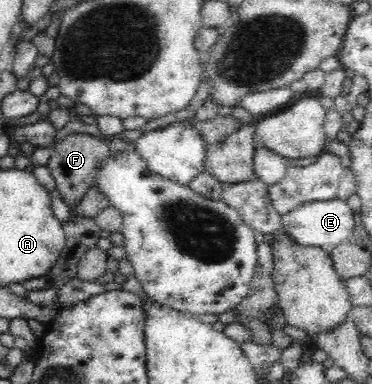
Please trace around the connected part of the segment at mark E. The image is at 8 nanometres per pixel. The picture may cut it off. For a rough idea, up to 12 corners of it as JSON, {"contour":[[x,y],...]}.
{"contour":[[337,197],[282,215],[282,231],[328,254],[347,241],[354,212]]}

